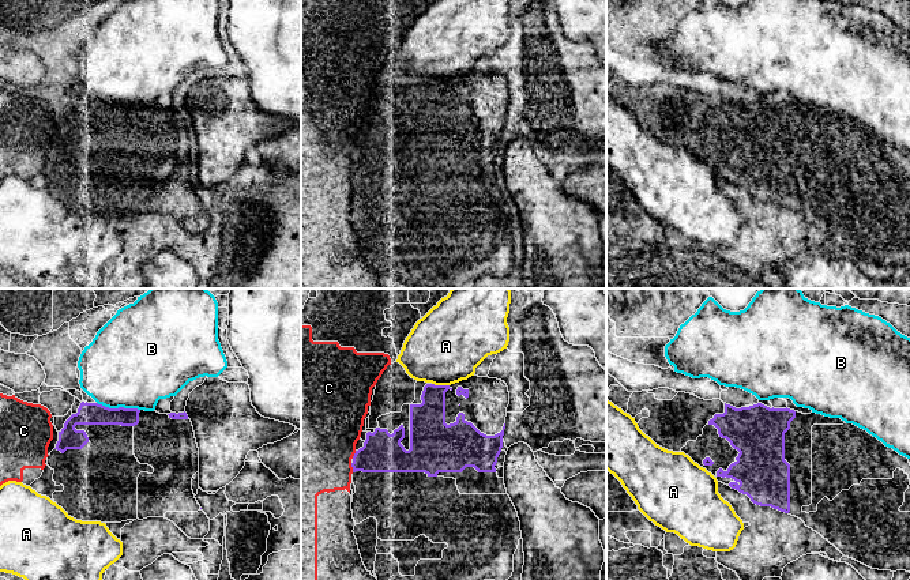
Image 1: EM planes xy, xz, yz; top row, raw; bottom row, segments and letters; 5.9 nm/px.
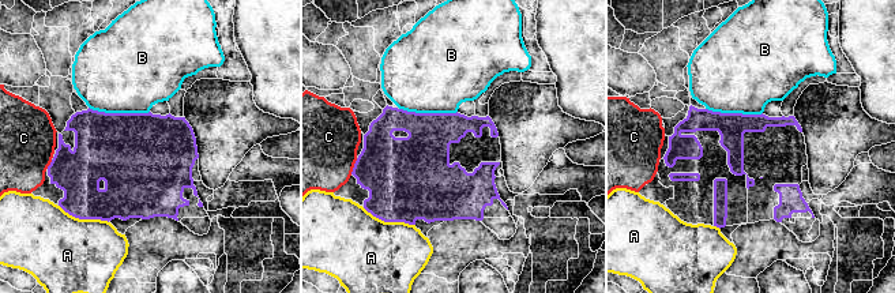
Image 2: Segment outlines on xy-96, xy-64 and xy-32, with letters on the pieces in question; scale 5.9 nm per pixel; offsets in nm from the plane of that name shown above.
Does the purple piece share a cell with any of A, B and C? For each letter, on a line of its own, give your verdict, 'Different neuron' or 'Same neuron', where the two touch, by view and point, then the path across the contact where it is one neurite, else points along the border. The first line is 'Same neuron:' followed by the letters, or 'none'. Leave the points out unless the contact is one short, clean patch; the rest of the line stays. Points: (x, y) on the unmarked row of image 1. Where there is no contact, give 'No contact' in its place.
Same neuron: none
A: Different neuron. Touches purple at xz (440, 81)
B: Different neuron. Touches purple at xy (119, 102)
C: Different neuron. Touches purple at xz (352, 161)

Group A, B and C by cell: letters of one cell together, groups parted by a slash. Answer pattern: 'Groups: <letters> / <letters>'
Groups: A / B / C

